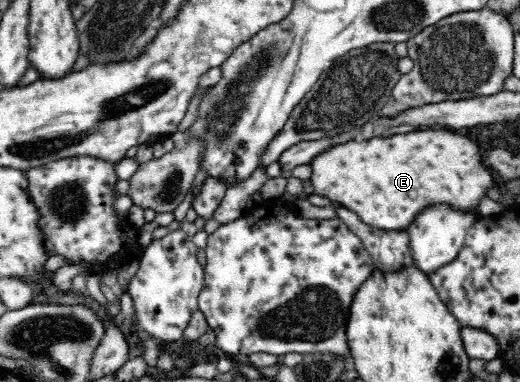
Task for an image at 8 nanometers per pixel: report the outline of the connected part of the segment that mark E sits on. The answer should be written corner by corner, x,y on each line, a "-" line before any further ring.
445,129
333,144
309,163
313,194
342,203
371,227
407,231
414,217
427,205
449,203
451,208
463,212
478,209
479,200
495,183
495,175
477,149
465,135

